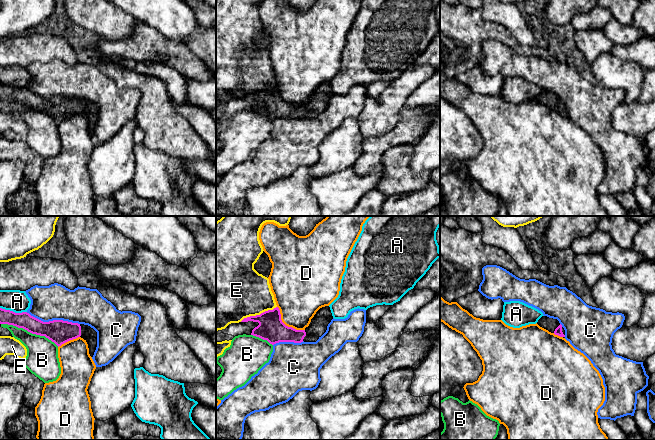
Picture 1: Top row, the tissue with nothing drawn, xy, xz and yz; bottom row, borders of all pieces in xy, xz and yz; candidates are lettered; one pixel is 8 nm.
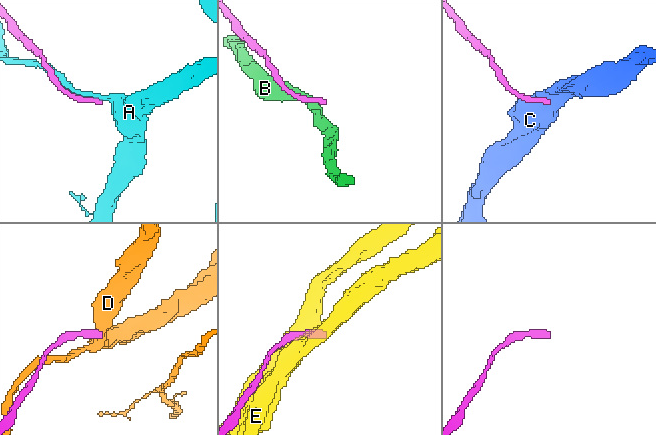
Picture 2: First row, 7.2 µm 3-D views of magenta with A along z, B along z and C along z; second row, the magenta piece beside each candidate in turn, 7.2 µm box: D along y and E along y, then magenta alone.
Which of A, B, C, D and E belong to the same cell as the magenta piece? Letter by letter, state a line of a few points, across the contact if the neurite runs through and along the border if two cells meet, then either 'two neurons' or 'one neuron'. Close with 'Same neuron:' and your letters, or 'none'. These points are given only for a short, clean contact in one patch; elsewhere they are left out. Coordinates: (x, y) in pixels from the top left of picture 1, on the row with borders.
A: two neurons
B: two neurons
C: two neurons
D: xz (277, 306), (280, 312), (280, 319), (286, 325), (304, 330) | two neurons
E: two neurons
Same neuron: none

